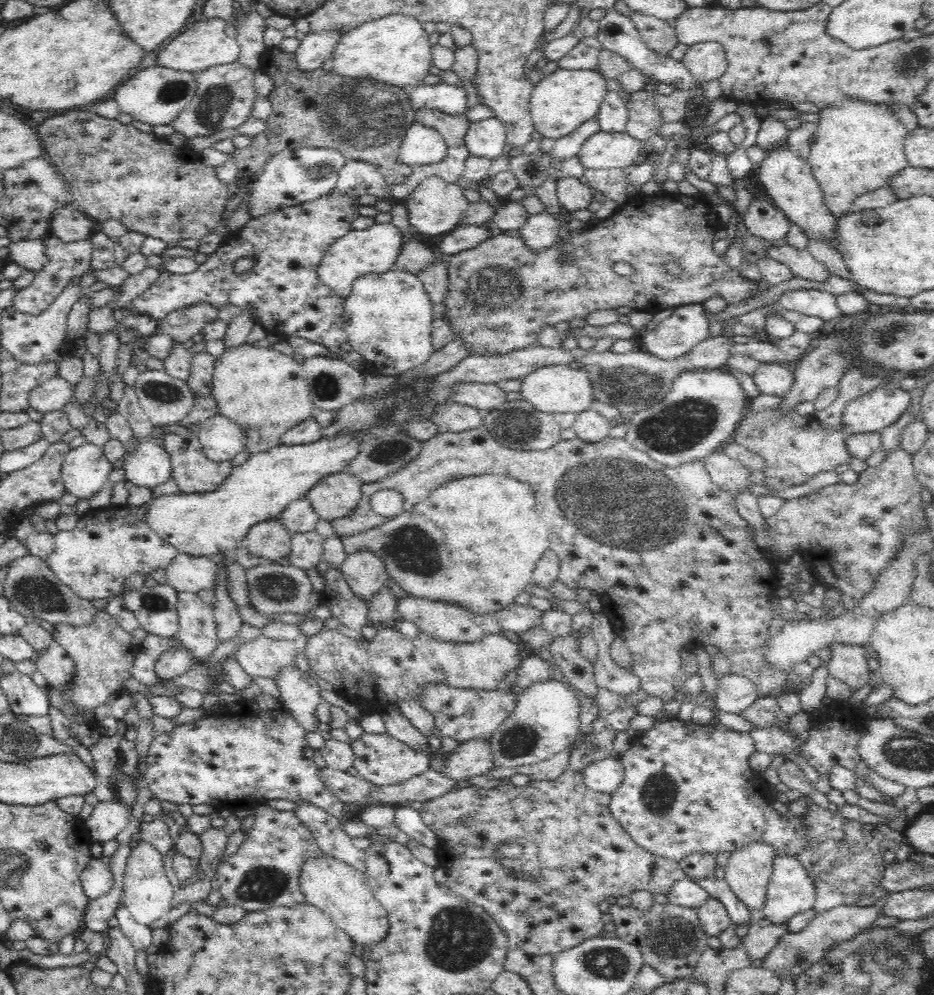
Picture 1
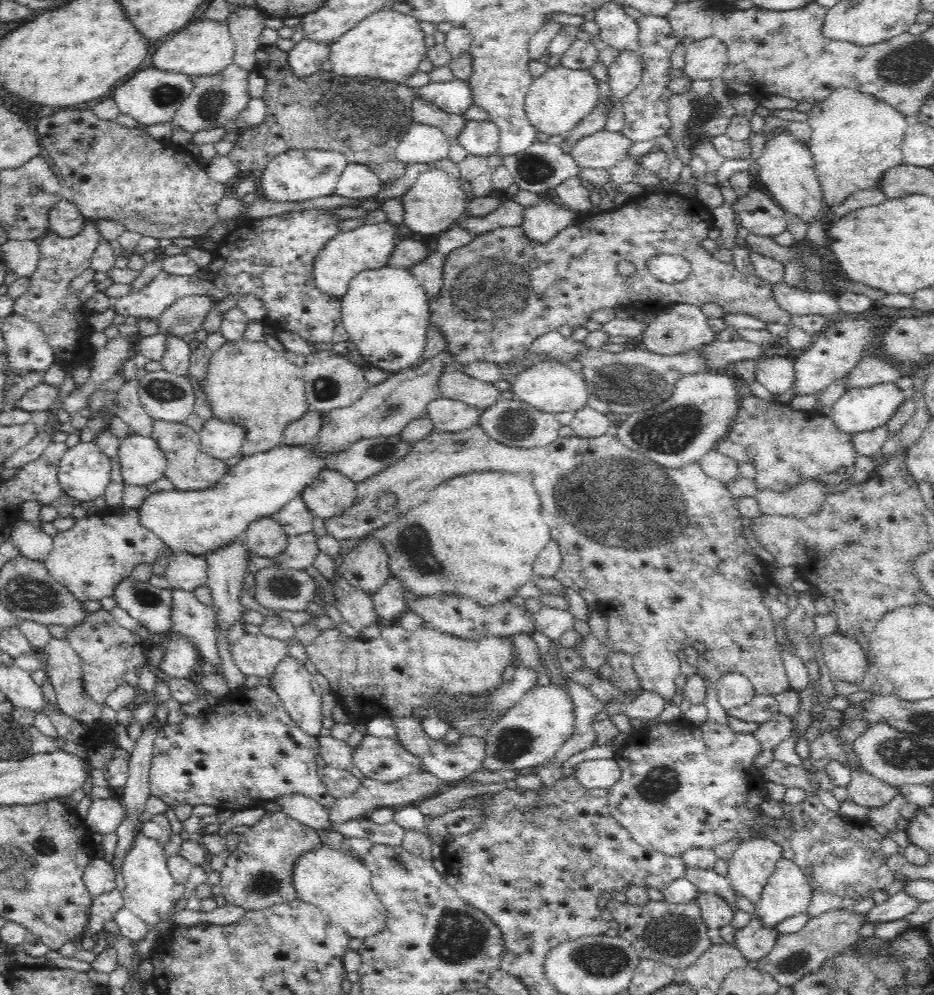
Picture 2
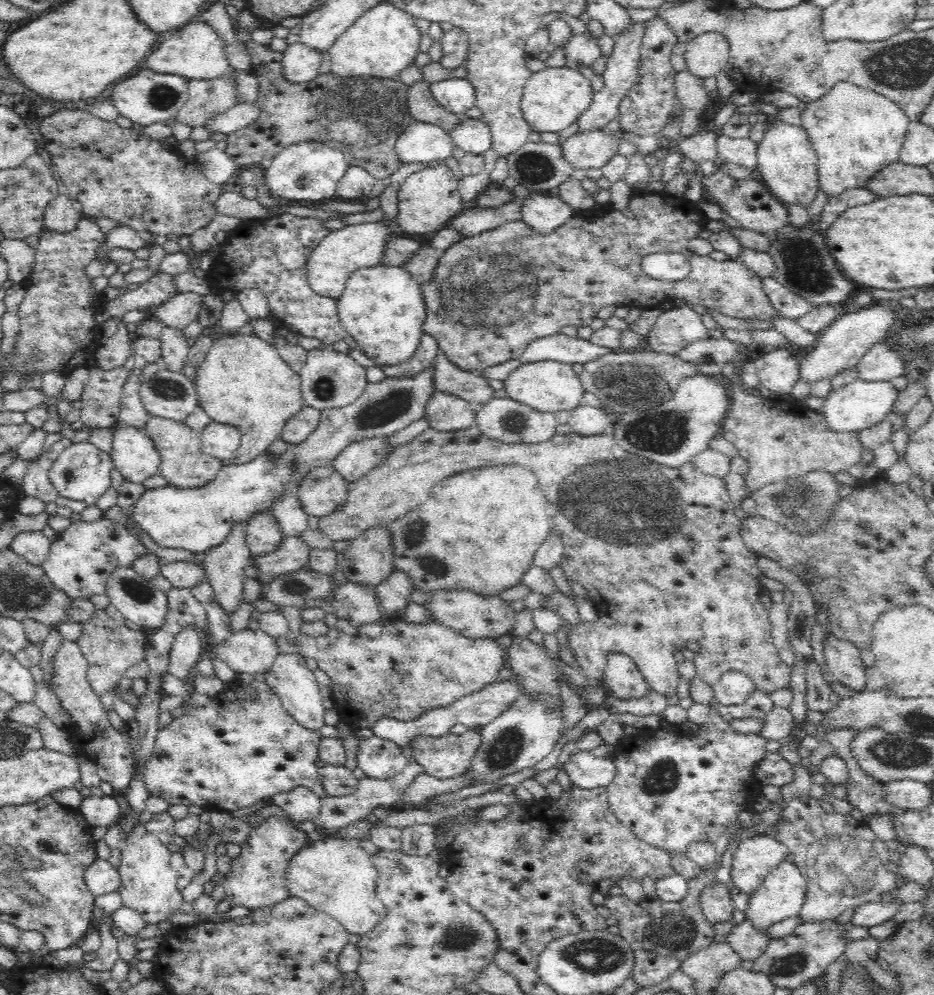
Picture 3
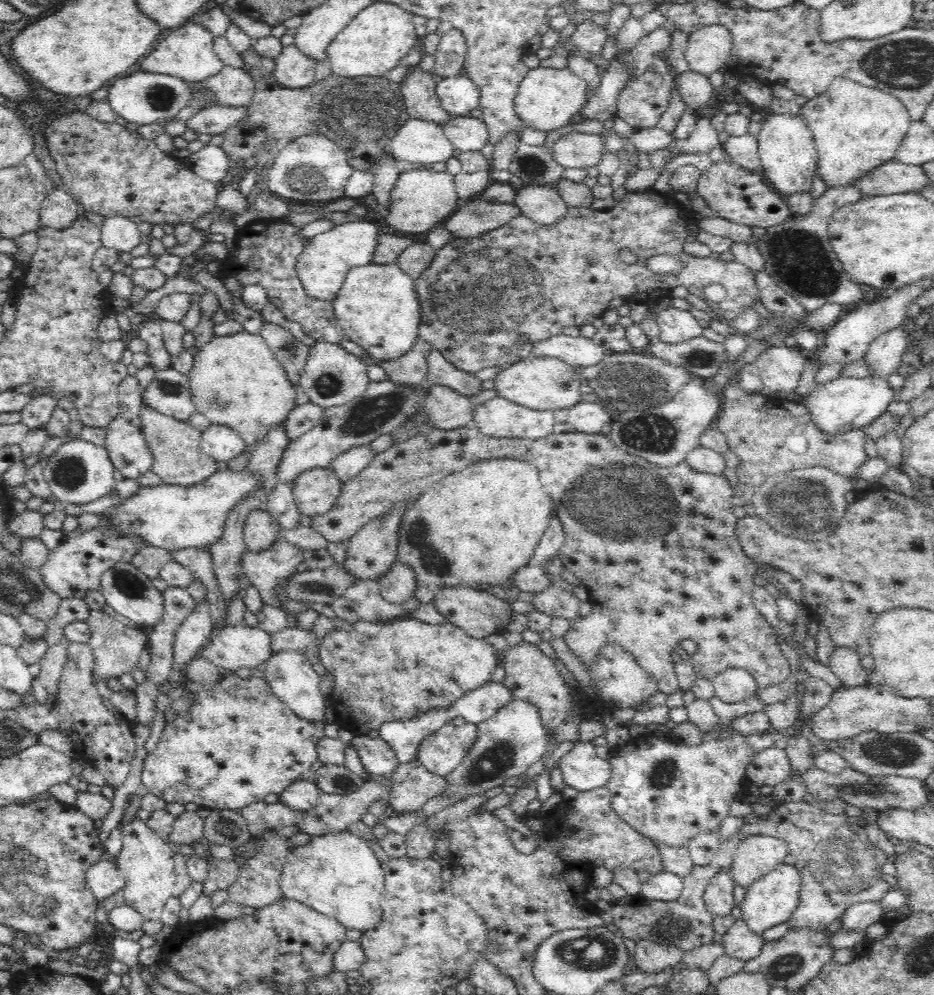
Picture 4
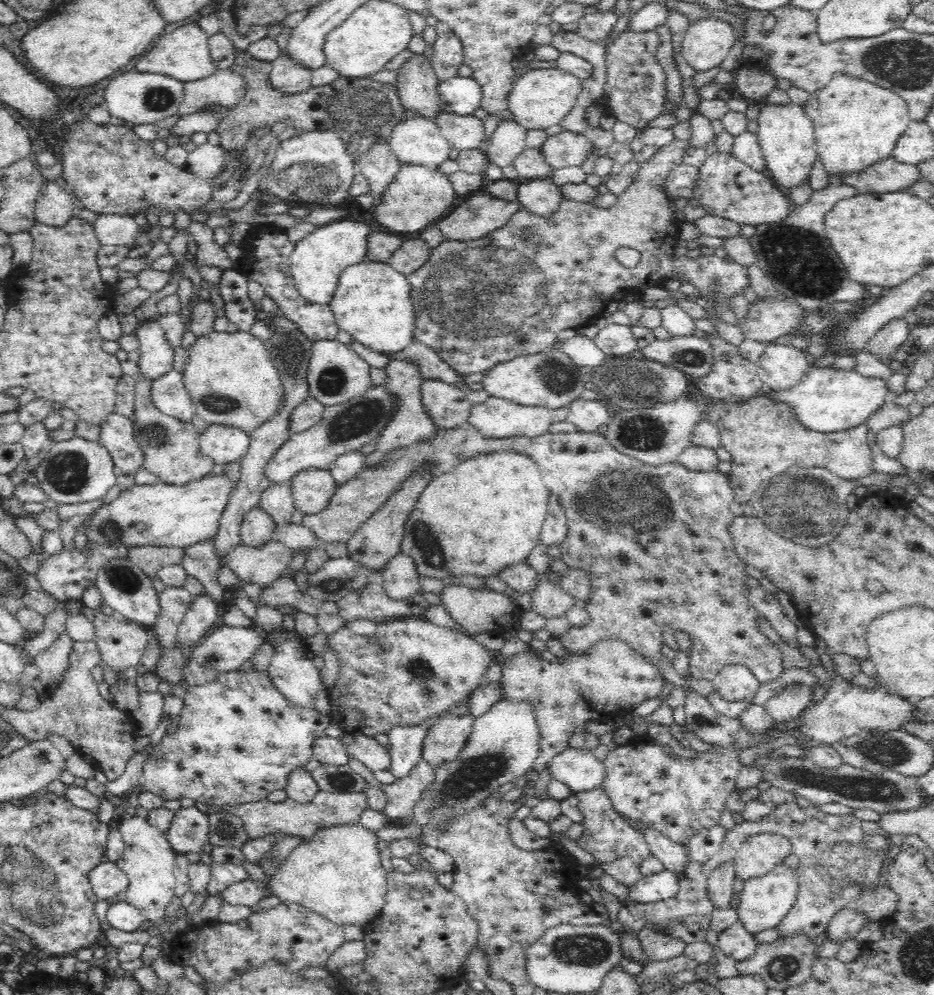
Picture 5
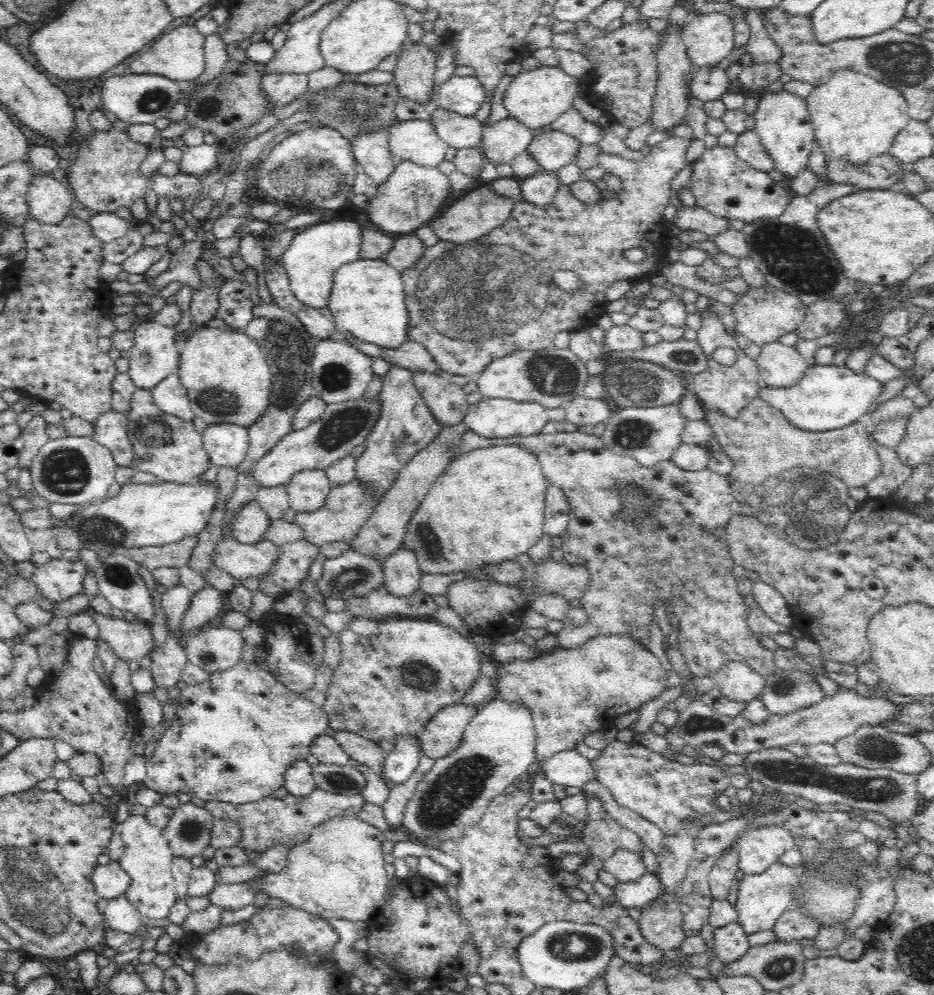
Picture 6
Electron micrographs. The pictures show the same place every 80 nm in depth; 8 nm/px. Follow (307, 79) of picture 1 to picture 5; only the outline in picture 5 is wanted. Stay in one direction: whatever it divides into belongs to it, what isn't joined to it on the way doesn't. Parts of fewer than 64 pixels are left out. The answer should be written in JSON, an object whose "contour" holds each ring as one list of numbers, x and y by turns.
{"contour":[[234,48,235,62,232,71,246,79,246,96,234,108,219,104,206,104,198,111,213,109,221,112,219,127,215,130,220,136,221,147,226,151,244,150,248,140,258,128,272,127,282,120,290,120,291,126,303,132,331,130,346,144,348,154,354,161,372,144,380,140,388,141,396,124,405,120,404,108,394,83,382,83,370,77,338,77,324,86,312,85,306,92,282,93,270,83,271,62,257,60,247,50]]}

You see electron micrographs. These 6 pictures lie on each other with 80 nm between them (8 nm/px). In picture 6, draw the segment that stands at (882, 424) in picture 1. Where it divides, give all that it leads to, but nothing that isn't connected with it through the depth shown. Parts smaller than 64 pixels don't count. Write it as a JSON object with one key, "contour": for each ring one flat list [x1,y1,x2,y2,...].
{"contour":[[816,364,807,368,797,384,785,388,766,387,759,393,759,398,782,411,794,426,805,431,826,432,861,421,883,389,879,380,857,373,846,365]]}

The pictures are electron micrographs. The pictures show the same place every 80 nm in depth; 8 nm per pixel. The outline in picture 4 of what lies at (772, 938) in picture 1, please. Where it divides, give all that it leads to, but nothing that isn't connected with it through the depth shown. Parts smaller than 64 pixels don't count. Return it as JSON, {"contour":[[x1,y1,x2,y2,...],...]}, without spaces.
{"contour":[[738,919,730,927,730,930,723,935,722,945,728,957,748,961,756,958,765,940,762,935,752,932,744,919]]}

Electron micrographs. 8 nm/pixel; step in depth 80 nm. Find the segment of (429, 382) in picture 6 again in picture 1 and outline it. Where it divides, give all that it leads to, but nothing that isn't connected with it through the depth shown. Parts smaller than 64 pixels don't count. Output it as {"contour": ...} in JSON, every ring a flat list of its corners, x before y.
{"contour":[[442,402,439,408,434,410,430,420,438,425,439,432,464,432,482,427,484,415,480,410,467,405]]}

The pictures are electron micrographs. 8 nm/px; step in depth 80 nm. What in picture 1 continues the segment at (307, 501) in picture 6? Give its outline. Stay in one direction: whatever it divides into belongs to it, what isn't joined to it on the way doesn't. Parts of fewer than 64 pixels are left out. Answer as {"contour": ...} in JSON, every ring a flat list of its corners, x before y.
{"contour":[[347,470,324,476,306,498,312,503,319,518,332,521,348,516,362,496,363,482]]}

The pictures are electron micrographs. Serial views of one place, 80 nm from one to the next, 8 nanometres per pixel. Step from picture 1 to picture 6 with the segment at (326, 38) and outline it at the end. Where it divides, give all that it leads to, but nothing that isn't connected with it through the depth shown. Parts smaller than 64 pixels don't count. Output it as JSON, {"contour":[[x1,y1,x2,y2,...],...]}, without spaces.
{"contour":[[268,73,262,78,260,88,264,89,266,99,272,101,274,112,294,102,296,98,305,94,309,87,309,74,296,73]]}

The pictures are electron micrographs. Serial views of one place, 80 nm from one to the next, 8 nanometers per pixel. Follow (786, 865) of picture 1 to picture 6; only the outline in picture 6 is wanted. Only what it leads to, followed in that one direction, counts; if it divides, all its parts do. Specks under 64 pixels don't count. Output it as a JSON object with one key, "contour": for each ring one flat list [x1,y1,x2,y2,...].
{"contour":[[776,862,764,873,744,875,744,878,739,882,735,909,738,913,737,922,742,925,746,934,750,935,774,928,776,921,789,908,792,902,792,894,801,882,802,874,804,874,802,866,790,868,790,866,784,866,784,864]]}

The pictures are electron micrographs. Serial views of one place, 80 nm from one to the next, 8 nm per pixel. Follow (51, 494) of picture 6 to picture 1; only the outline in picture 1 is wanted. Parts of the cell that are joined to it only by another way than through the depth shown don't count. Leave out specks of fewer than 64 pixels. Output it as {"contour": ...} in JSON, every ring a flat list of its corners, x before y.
{"contour":[[86,443,68,452,62,464,62,480,67,492,79,499,89,499,108,482,108,475,113,470,112,463,106,458,103,448,97,444]]}

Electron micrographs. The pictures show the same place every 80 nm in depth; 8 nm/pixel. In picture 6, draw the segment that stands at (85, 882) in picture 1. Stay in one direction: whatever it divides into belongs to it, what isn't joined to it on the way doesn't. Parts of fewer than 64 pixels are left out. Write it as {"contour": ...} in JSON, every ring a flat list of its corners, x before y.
{"contour":[[110,861,105,866,99,864,92,874,92,883,100,897,110,900,124,895,131,886,132,879,122,869,119,861]]}

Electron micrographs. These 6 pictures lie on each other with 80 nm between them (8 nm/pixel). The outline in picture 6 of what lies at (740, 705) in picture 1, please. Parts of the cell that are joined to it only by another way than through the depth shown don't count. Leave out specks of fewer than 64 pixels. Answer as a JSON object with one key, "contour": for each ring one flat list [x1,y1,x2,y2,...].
{"contour":[[728,662,713,676,715,686,728,700,748,703,762,694,765,678,744,662]]}

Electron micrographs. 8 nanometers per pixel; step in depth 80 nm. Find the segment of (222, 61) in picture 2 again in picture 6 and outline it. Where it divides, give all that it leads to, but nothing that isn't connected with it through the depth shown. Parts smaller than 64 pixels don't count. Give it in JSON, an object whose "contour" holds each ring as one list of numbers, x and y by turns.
{"contour":[[195,25,178,26,157,37,149,45,152,48,130,64,130,72,141,75,162,75,175,81,190,81,196,80,196,78,201,80,201,76,206,70,204,42,205,36,200,34]]}

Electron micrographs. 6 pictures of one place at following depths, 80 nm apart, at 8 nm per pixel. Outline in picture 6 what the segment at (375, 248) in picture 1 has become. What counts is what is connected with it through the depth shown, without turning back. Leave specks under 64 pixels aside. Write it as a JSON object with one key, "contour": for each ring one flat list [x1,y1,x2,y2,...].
{"contour":[[350,219,323,220,298,232,283,255,284,269,297,300,312,308,328,307,336,271,344,264,361,260,362,230]]}

